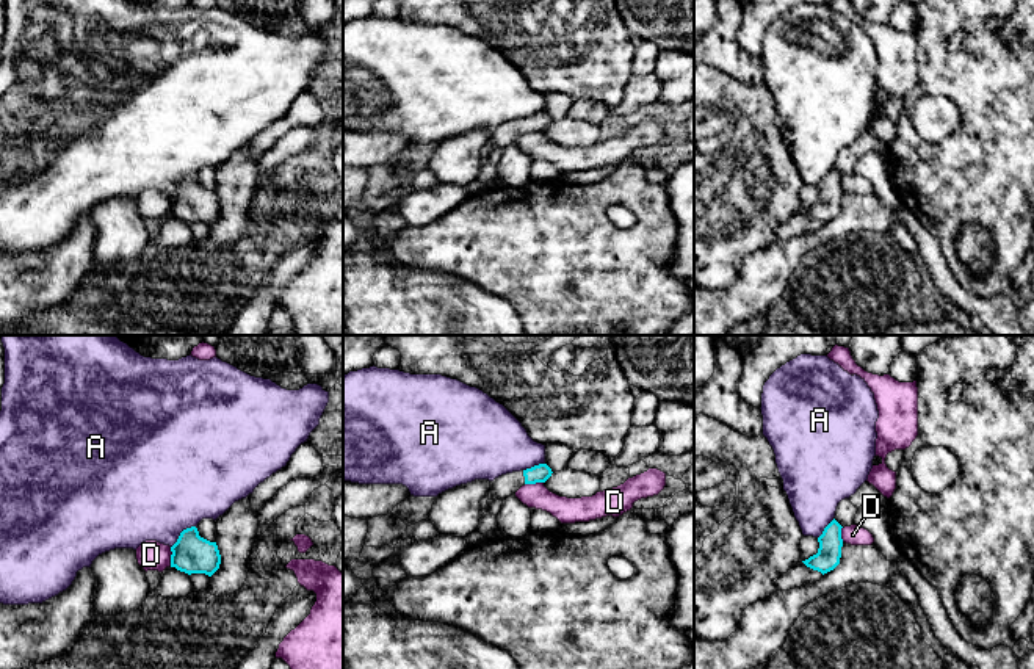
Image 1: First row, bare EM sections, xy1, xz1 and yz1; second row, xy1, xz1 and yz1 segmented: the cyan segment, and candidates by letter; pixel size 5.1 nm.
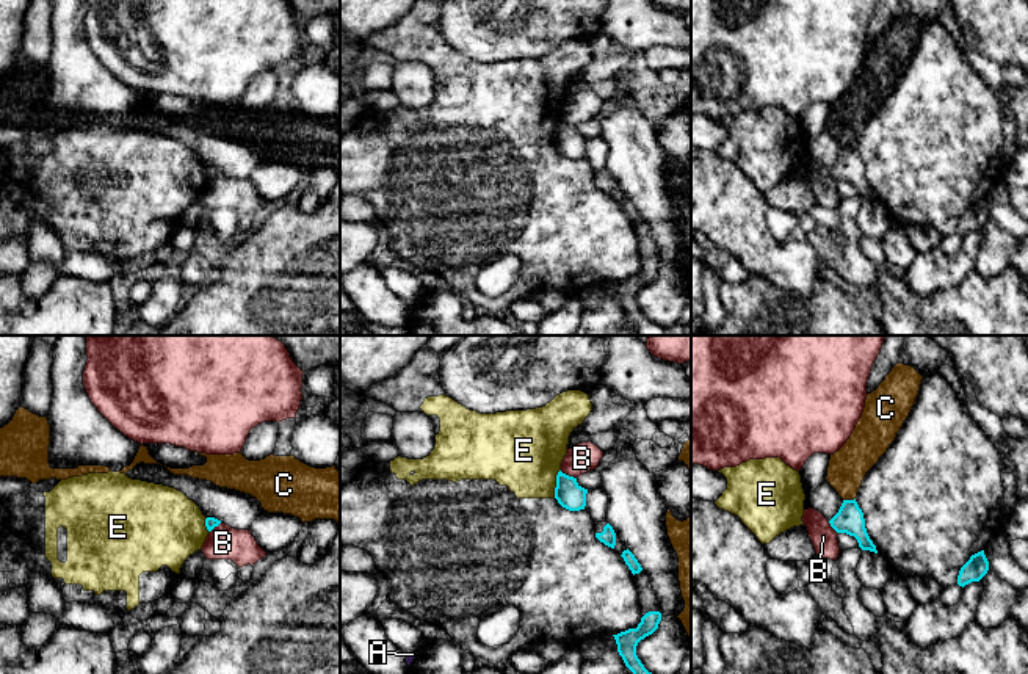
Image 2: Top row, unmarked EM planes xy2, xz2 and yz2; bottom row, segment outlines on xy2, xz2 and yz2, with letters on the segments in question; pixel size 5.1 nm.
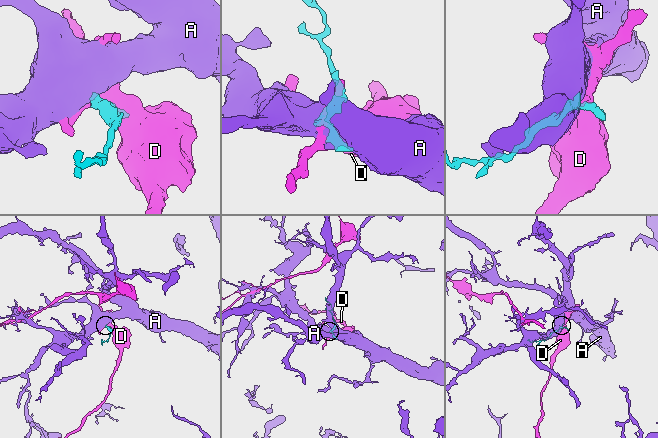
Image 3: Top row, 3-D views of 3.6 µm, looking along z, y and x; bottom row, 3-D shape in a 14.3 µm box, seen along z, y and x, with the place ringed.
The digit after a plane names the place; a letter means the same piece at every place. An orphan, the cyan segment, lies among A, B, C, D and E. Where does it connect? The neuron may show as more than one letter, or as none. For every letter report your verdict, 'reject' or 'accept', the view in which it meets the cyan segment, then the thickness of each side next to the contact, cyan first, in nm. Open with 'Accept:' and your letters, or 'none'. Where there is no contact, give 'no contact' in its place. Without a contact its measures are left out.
Accept: none
A: reject; meets cyan in xy1; 200 nm thick on the cyan side, 480 nm on the other
B: reject; meets cyan in xz2; 140 nm thick on the cyan side, 150 nm on the other
C: reject; meets cyan in yz2; 140 nm thick on the cyan side, 200 nm on the other
D: reject; meets cyan in xy1; 200 nm thick on the cyan side, 150 nm on the other
E: reject; meets cyan in xz2; 140 nm thick on the cyan side, 400 nm on the other

